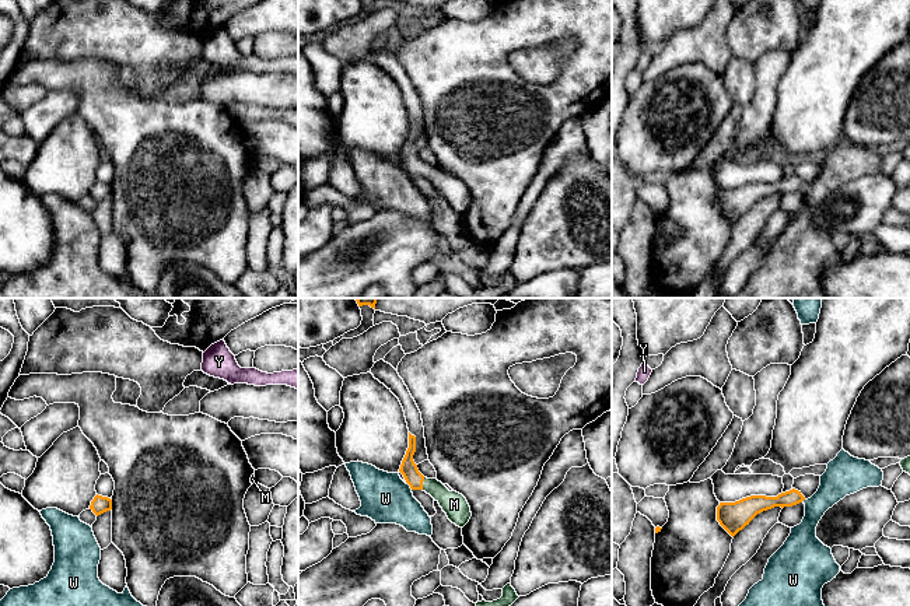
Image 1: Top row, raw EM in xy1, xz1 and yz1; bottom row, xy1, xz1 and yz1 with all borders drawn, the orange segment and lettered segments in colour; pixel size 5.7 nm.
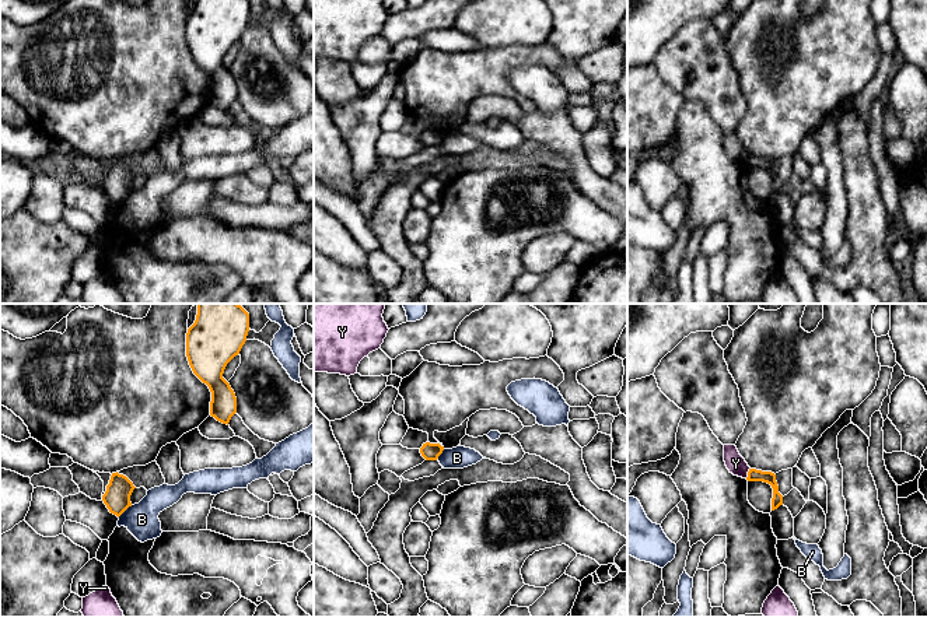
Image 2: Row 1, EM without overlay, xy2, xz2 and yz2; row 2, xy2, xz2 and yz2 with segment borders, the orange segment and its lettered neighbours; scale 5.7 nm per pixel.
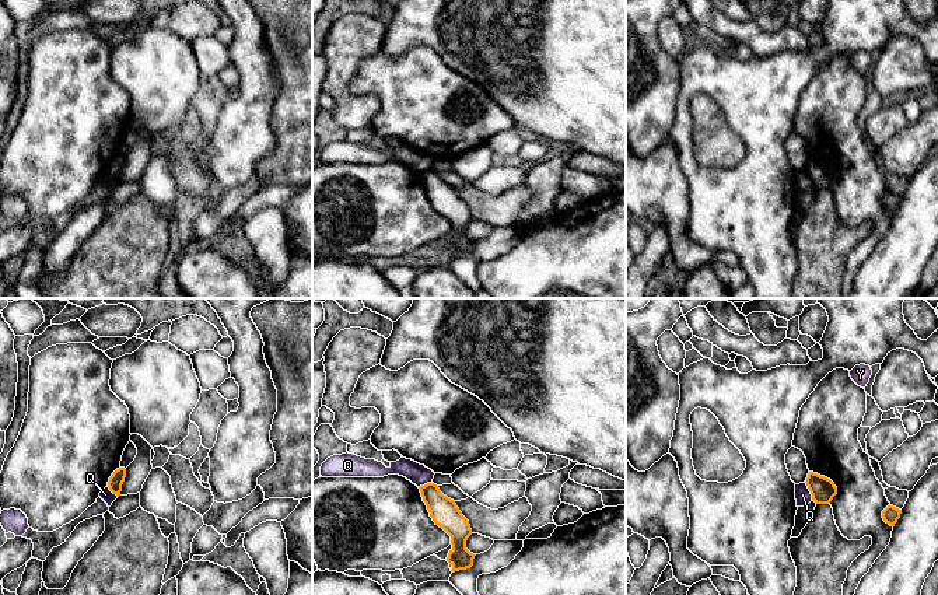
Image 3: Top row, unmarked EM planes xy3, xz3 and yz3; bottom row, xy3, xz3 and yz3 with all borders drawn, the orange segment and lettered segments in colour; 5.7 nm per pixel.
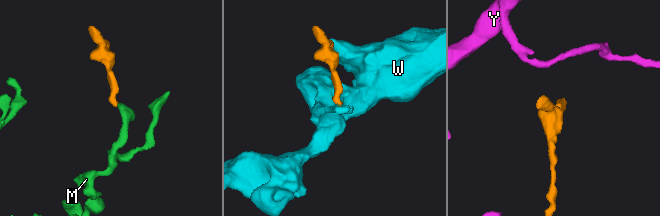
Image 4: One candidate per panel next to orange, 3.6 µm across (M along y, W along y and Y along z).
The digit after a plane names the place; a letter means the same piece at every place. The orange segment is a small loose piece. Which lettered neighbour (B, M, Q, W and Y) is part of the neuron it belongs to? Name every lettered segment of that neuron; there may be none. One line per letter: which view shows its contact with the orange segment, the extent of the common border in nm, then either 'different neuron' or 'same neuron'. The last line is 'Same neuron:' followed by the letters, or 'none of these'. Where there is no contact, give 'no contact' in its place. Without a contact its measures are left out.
B: xy2 | 110 nm | different neuron
M: xz1 | 70 nm | same neuron
Q: yz3 | 120 nm | different neuron
W: xz1 | 50 nm | different neuron
Y: yz2 | 70 nm | different neuron
Same neuron: M

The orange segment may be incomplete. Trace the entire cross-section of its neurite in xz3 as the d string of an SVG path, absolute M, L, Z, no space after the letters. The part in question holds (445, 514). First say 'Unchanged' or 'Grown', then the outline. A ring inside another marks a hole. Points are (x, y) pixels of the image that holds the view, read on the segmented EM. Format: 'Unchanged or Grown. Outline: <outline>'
Unchanged. Outline: M427 483L419 489L435 525L451 536L452 549L447 557L452 566L451 571L470 568L476 554L466 549L466 540L472 535L469 521L462 515L455 501L440 491L437 484Z

